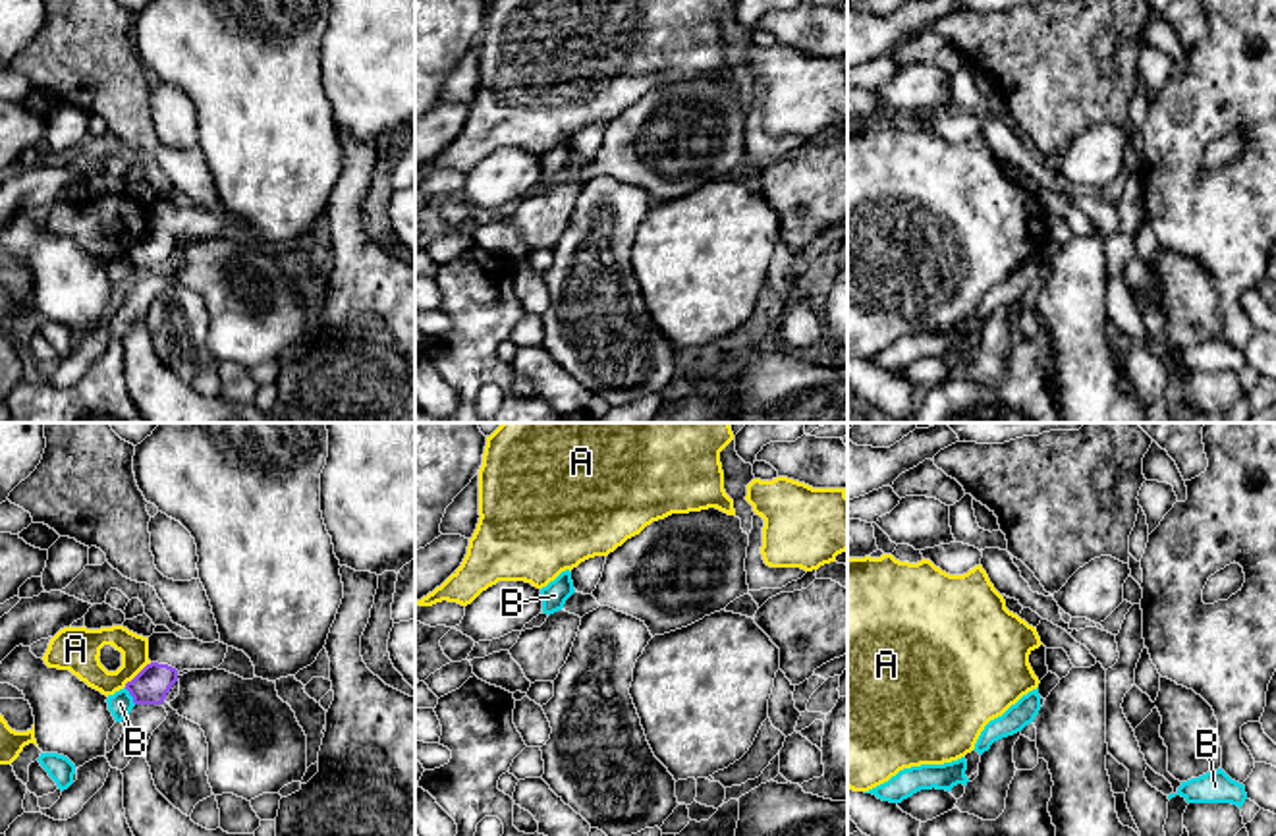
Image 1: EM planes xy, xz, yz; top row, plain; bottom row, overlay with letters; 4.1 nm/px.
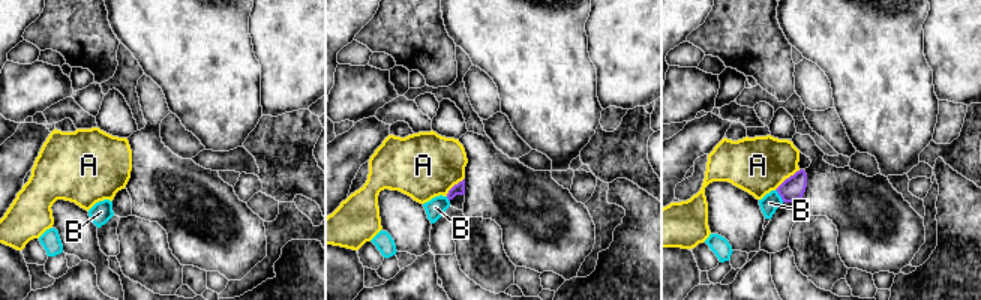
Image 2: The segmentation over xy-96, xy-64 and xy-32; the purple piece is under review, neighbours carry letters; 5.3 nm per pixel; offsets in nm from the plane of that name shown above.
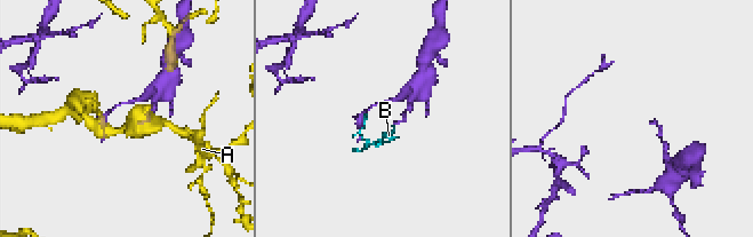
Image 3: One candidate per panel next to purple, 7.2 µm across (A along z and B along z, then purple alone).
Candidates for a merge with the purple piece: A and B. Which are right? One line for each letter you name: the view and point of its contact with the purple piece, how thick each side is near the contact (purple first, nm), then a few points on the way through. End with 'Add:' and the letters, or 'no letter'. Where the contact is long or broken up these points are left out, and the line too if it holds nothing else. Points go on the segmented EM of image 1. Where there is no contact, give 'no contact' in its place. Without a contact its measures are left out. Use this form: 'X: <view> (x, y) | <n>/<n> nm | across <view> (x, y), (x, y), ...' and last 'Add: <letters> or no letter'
Add: no letter

